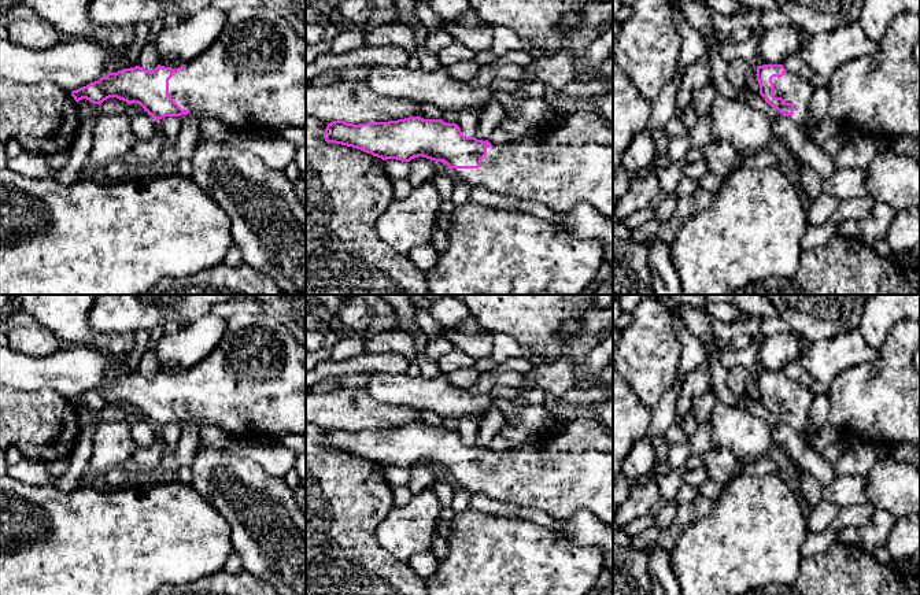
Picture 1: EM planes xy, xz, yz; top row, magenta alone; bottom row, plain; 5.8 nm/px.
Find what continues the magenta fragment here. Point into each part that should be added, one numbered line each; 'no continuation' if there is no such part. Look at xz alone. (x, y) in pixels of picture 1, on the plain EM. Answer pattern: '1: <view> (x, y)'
1: xz (558, 475)

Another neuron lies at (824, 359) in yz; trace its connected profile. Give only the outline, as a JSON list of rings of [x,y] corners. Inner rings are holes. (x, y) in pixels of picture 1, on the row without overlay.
[[[858,329],[809,343],[801,356],[798,382],[814,396],[827,395],[838,374],[851,366],[873,362],[877,356],[879,351],[865,343]]]

